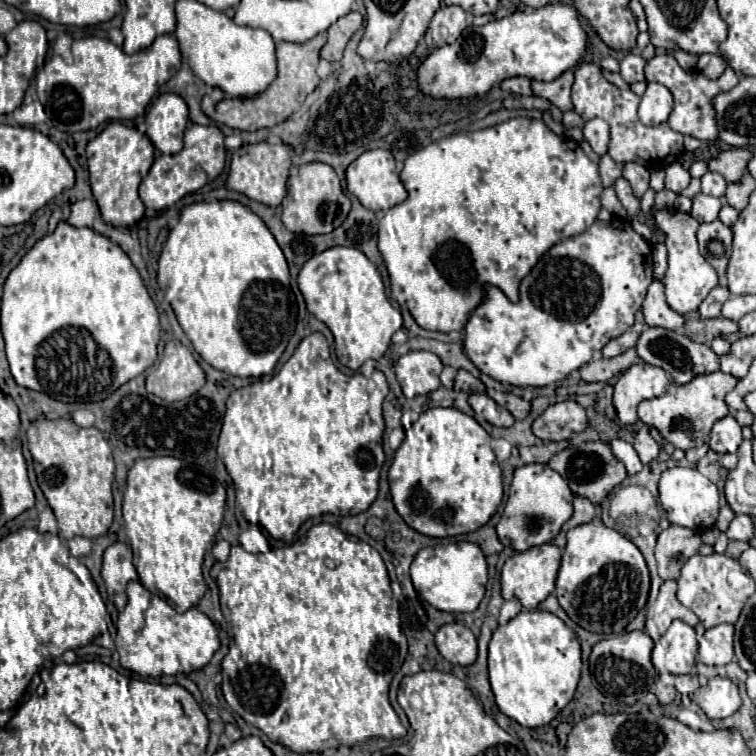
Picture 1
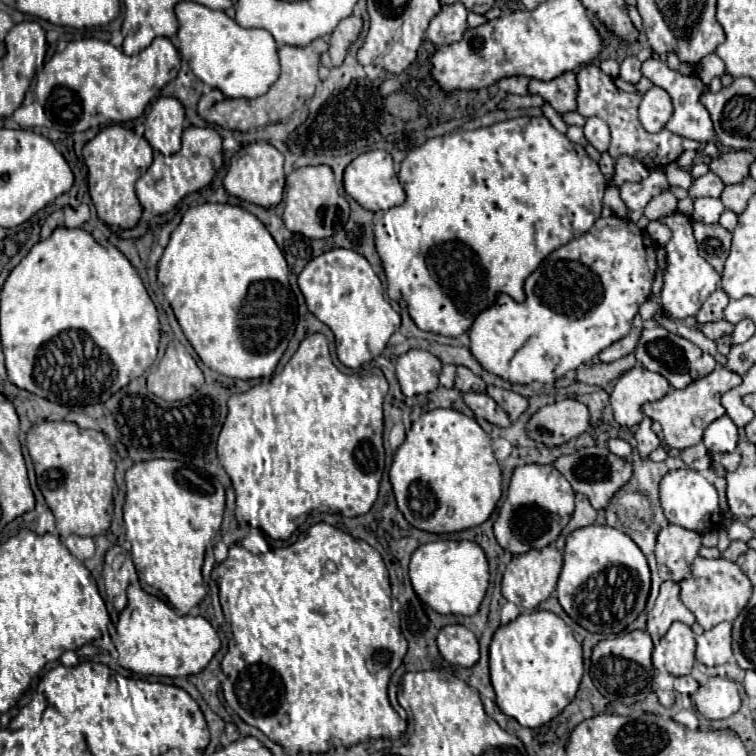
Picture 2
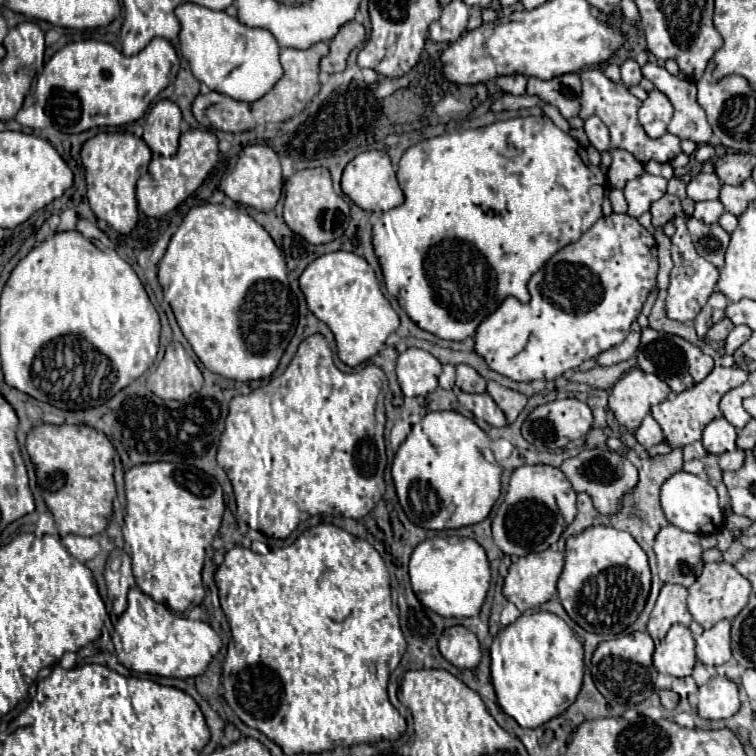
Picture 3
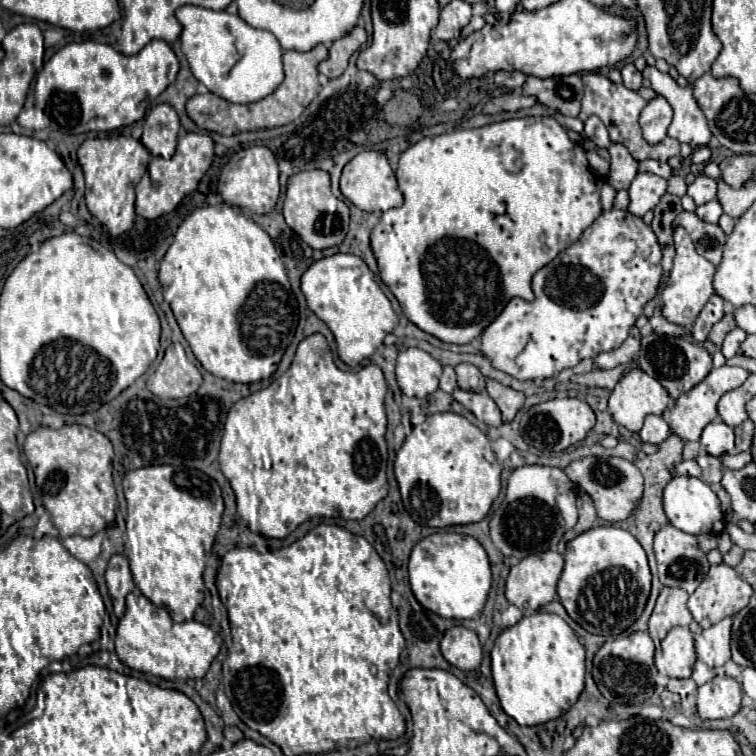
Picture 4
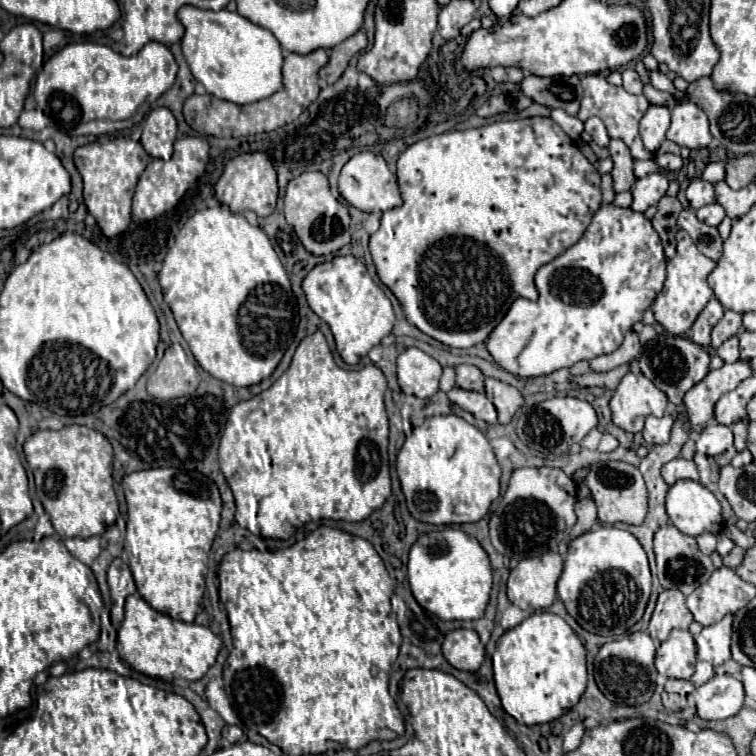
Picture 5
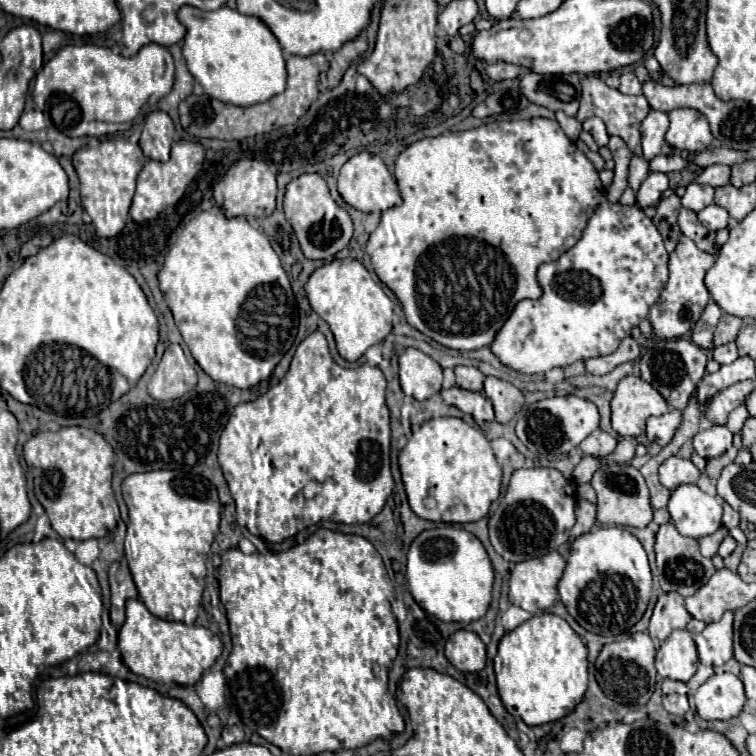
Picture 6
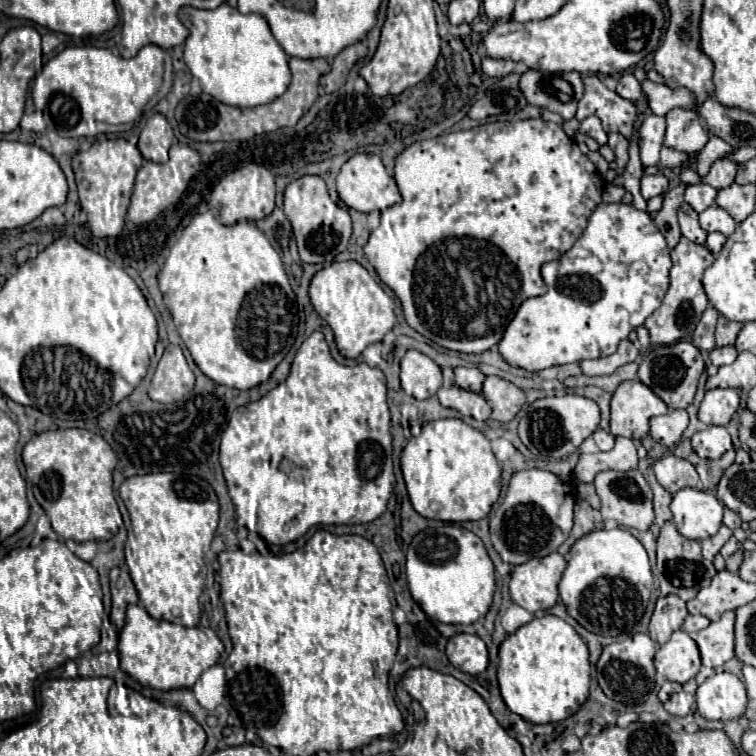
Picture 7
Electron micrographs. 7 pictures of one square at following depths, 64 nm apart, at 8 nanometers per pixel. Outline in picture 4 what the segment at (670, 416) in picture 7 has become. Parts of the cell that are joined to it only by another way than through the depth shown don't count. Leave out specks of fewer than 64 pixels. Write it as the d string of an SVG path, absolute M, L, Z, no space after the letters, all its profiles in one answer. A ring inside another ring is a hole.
M646 416L642 430L638 432L642 442L662 444L668 438L668 424L660 416Z

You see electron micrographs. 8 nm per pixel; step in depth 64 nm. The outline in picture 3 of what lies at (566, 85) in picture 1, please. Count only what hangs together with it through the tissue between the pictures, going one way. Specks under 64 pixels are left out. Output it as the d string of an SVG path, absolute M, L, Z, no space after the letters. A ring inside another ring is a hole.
M574 72L552 78L552 80L528 78L526 92L538 96L542 102L556 106L564 118L578 116L578 110L580 110L580 78Z

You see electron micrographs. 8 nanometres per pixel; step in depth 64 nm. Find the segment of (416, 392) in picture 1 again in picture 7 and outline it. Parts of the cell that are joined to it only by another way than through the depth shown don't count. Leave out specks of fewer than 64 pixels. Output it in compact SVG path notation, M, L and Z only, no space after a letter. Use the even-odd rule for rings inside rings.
M408 350L400 360L402 390L416 400L426 400L442 386L440 366L418 350Z

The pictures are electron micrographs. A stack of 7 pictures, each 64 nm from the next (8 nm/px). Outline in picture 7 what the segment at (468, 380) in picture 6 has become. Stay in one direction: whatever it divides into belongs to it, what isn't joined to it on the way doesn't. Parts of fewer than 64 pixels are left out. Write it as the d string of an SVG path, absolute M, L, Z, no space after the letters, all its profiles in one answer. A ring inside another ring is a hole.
M476 366L454 368L454 374L456 374L456 386L470 390L470 392L482 392L482 382L484 382L486 376Z

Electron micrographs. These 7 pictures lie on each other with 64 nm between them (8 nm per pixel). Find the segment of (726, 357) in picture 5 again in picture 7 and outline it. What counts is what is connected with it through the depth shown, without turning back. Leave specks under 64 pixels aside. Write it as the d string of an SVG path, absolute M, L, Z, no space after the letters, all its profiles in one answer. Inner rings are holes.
M722 346L722 348L714 348L710 352L710 362L714 366L724 366L724 364L732 364L736 360L738 352L734 346Z

